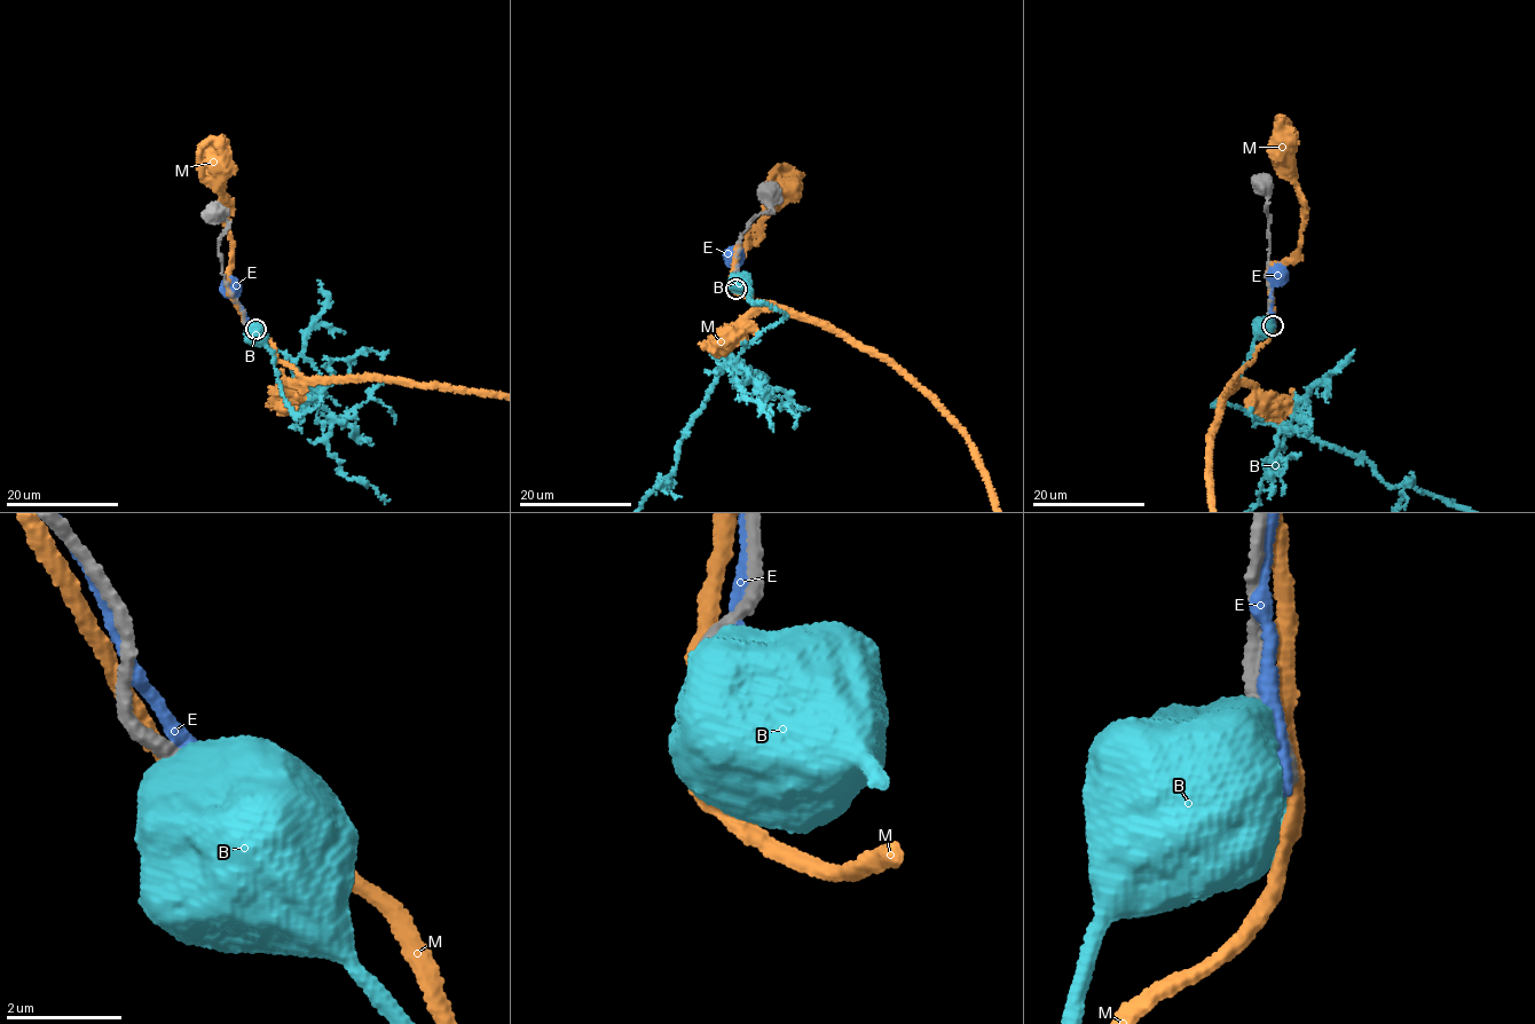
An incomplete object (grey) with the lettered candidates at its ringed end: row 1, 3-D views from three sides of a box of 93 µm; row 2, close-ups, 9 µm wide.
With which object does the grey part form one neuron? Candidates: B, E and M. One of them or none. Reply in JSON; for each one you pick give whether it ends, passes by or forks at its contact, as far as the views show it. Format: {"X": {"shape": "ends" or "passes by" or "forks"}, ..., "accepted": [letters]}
{"accepted": []}

